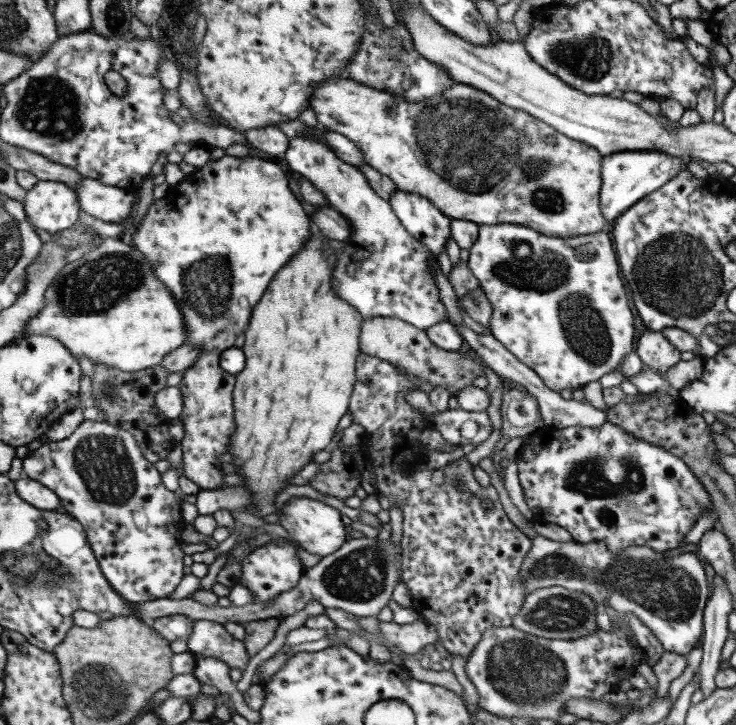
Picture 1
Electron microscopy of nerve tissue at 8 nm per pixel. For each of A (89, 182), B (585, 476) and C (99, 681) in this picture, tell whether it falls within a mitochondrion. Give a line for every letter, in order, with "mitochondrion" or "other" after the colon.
A: other
B: mitochondrion
C: mitochondrion

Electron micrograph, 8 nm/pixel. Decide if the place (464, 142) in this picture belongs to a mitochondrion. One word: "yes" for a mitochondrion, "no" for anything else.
yes

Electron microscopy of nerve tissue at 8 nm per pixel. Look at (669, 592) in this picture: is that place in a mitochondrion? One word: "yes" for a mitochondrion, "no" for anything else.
yes

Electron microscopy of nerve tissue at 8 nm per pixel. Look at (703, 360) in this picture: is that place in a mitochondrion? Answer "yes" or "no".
no

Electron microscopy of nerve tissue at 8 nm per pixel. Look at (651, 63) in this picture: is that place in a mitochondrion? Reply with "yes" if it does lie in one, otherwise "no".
no

